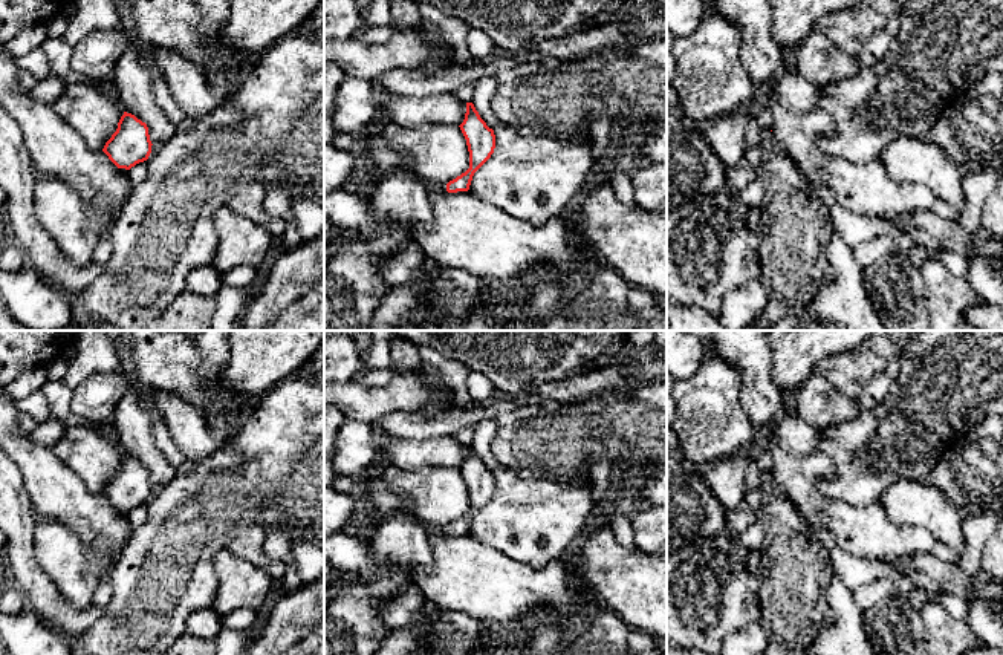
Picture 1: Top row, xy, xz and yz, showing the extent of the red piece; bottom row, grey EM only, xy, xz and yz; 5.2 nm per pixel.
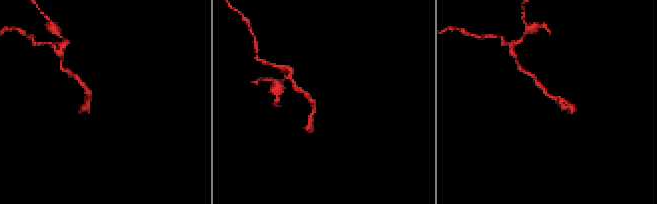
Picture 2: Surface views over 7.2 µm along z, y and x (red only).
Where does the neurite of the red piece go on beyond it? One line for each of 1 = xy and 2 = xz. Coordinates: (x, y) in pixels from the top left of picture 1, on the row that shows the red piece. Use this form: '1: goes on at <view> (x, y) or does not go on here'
1: does not go on here
2: does not go on here

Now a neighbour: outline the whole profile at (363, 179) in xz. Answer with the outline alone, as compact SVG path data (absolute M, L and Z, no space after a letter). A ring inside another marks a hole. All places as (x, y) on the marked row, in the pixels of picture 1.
M361 156L342 190L368 199L375 191L376 182L375 168Z

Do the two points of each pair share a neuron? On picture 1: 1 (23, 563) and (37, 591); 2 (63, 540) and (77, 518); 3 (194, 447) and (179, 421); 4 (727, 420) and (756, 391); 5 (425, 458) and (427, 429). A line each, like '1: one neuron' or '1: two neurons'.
1: one neuron
2: two neurons
3: one neuron
4: two neurons
5: two neurons

